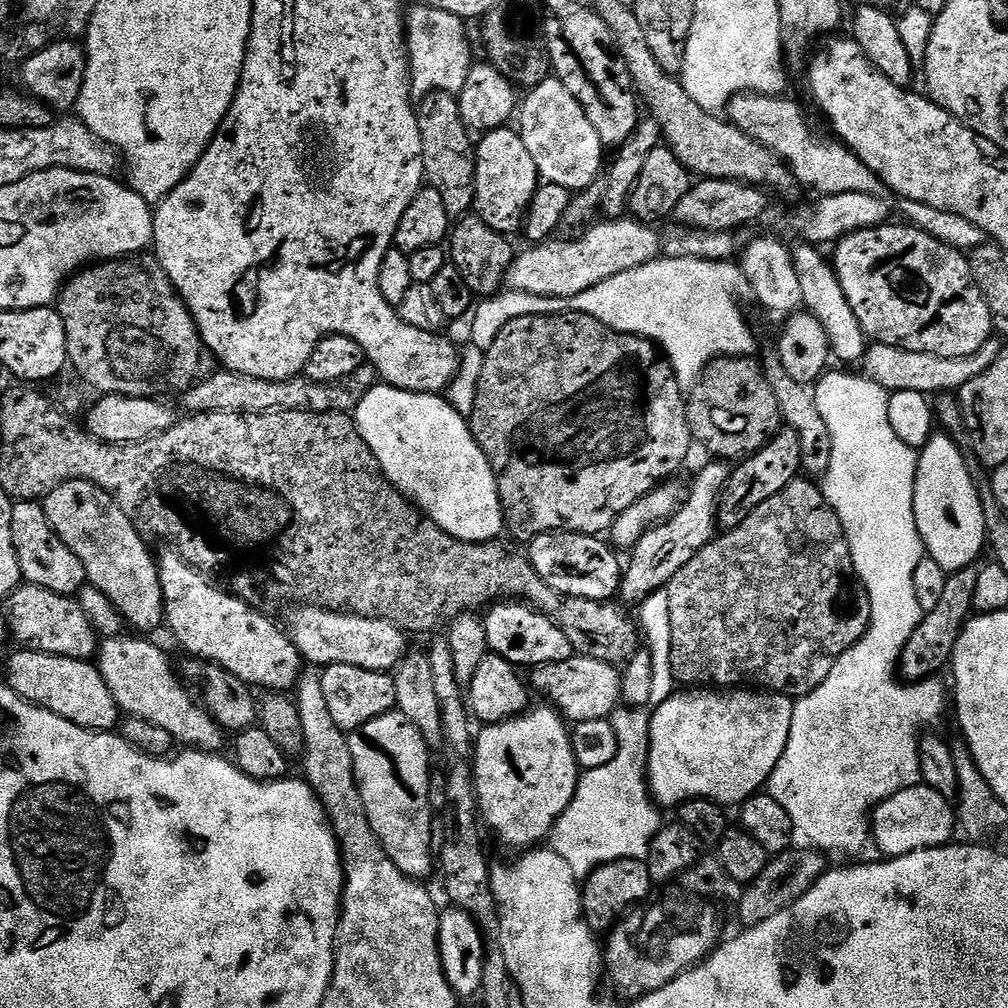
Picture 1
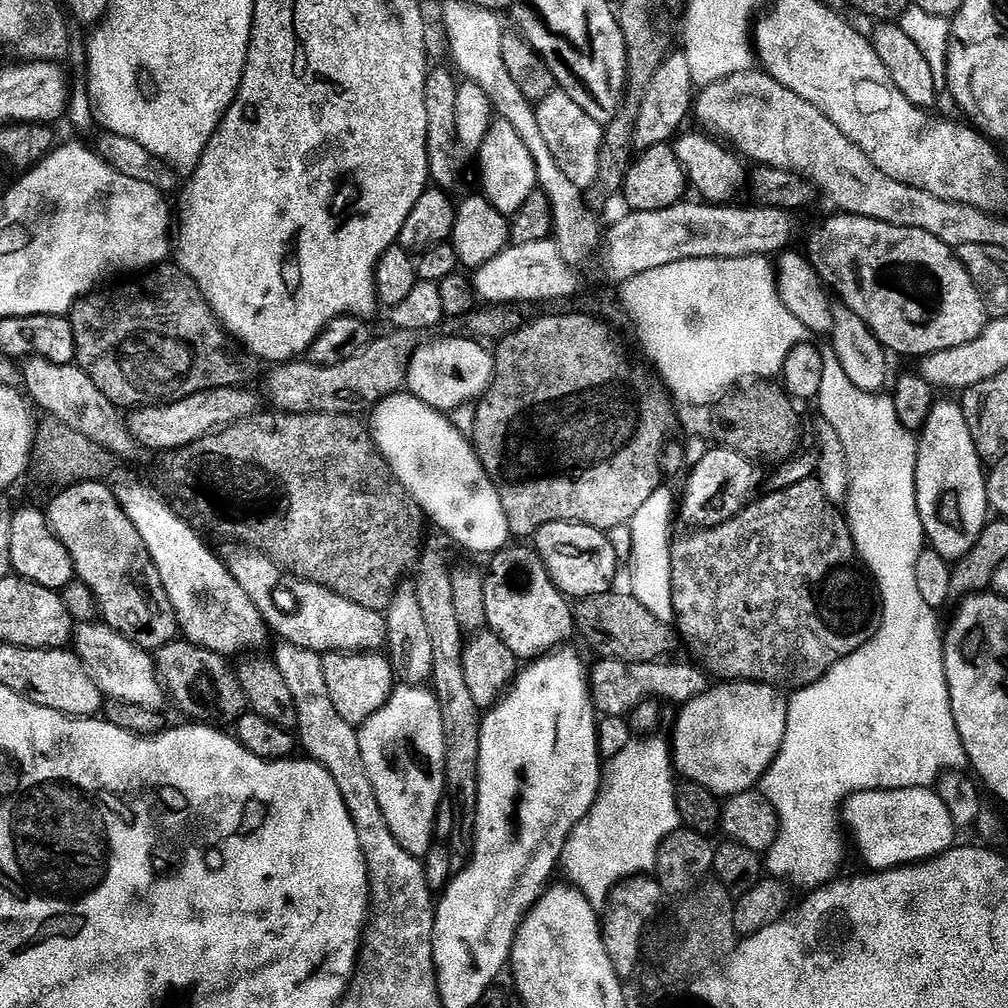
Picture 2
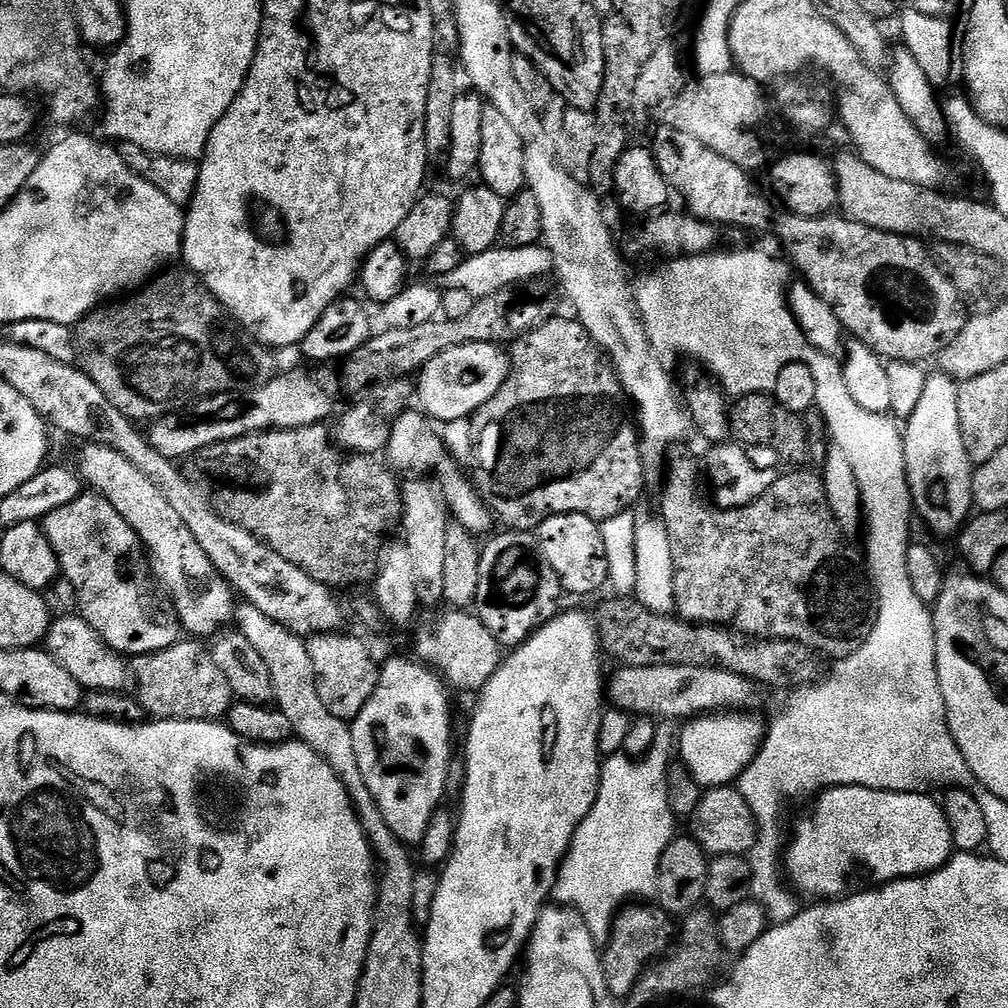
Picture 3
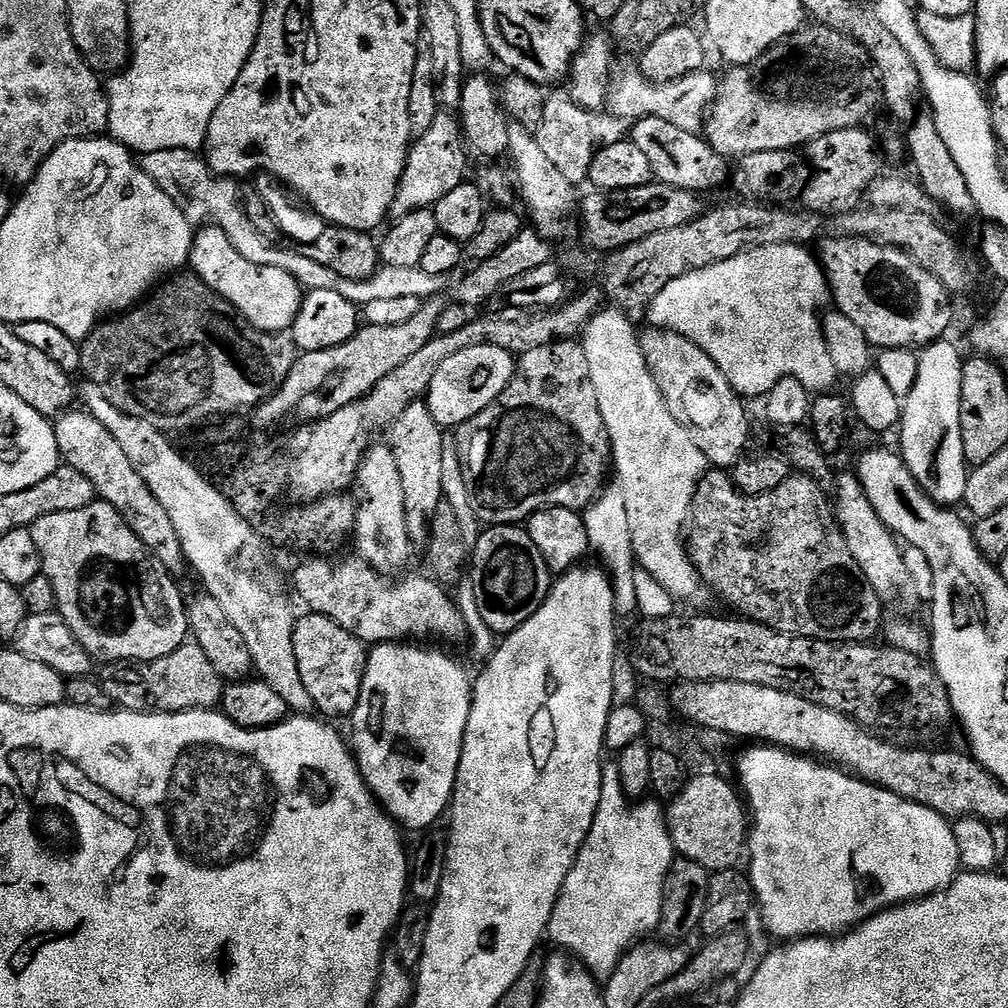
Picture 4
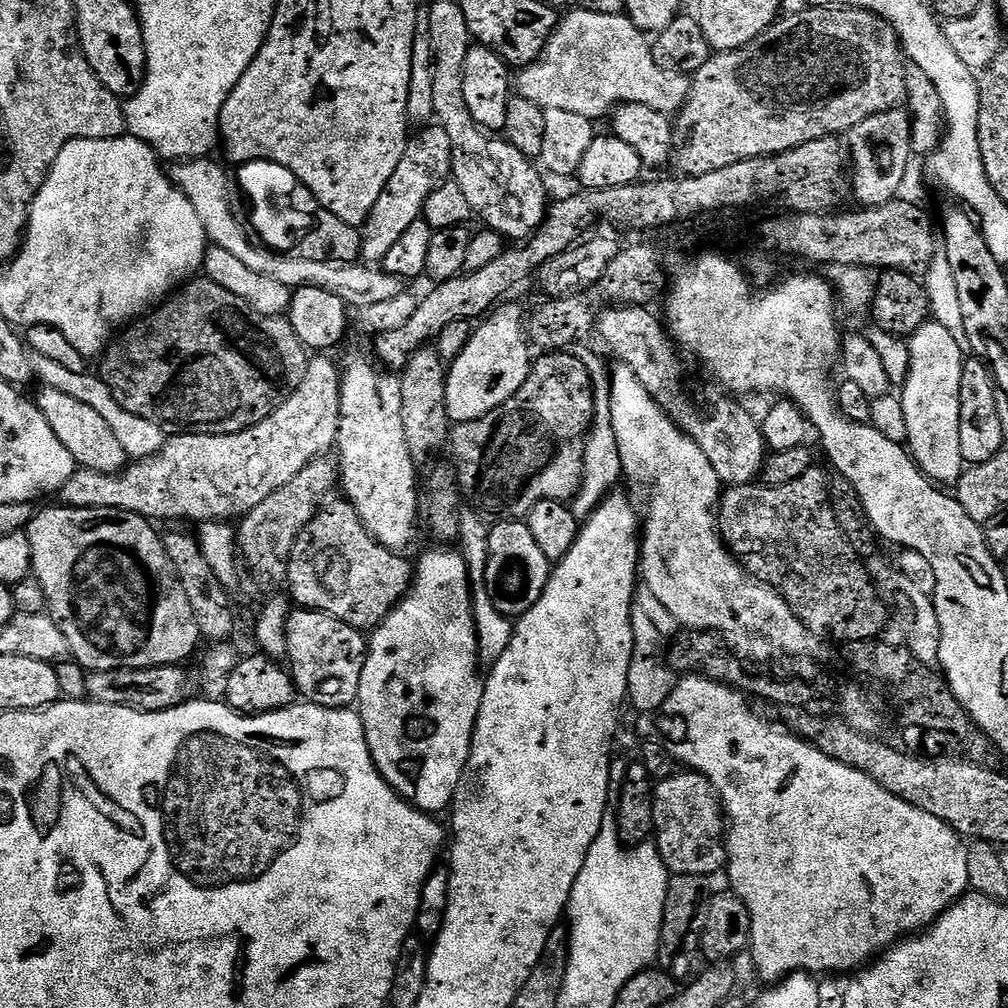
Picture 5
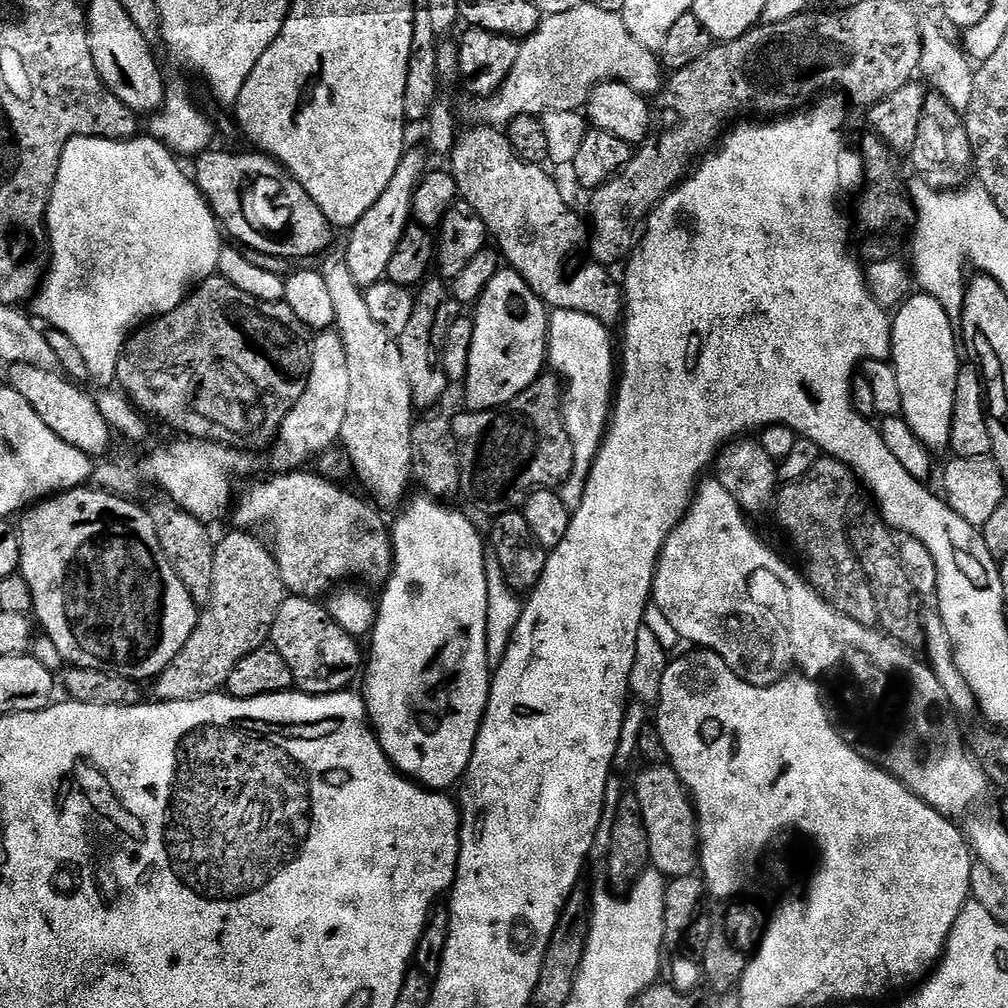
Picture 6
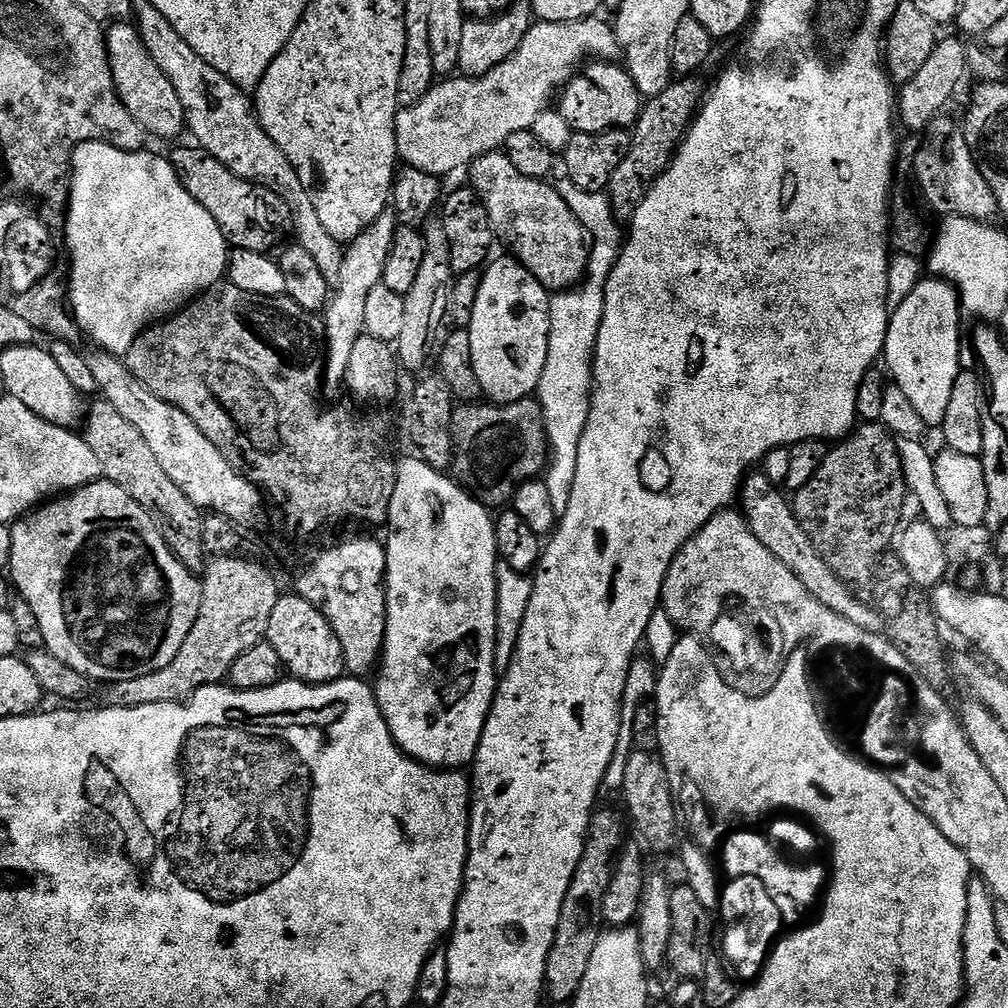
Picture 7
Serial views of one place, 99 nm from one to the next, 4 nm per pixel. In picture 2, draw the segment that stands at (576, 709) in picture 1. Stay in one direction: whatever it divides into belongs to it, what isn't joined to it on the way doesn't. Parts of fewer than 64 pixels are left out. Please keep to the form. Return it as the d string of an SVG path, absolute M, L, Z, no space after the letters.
M603 658L595 661L597 664L590 668L590 697L595 711L601 717L627 717L628 713L638 705L645 703L649 698L655 698L657 701L665 702L669 700L675 706L683 706L689 700L693 700L702 692L700 686L700 676L702 672L699 667L688 664L664 664L668 662L657 662L655 664L627 664L621 660L605 660Z

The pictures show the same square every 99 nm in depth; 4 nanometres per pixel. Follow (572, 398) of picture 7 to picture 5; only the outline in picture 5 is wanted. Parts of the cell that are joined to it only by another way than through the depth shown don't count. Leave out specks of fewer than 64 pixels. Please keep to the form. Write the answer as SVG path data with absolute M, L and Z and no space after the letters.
M596 360L587 361L588 372L592 375L592 392L596 396L596 415L592 417L592 427L584 441L584 477L580 479L580 489L570 501L572 512L578 518L587 518L595 512L604 497L613 491L616 479L621 479L624 467L618 454L618 438L614 438L614 426L610 414L610 394L612 381L609 369L603 368Z

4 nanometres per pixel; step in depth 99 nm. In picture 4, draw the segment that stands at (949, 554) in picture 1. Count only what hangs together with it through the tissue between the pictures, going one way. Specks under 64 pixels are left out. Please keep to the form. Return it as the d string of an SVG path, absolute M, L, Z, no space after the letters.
M941 338L934 344L928 345L919 353L920 365L918 366L918 378L914 382L914 390L903 397L903 412L900 415L898 433L900 432L900 445L898 451L904 458L904 465L914 474L920 489L930 499L941 506L956 506L963 501L966 494L966 482L970 465L964 447L962 446L962 426L960 425L960 407L962 406L962 369L964 360L960 352L948 341Z

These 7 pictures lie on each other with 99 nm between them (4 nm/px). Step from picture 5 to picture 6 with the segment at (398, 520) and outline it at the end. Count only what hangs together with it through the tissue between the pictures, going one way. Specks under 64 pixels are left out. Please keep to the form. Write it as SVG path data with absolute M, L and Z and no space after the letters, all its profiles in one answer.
M328 254L323 257L323 260L325 259L324 265L319 265L318 270L322 274L322 278L326 278L326 287L330 290L330 299L332 301L332 305L334 305L334 314L336 315L334 330L342 338L342 346L346 346L346 367L350 370L350 402L346 406L346 422L342 422L342 434L340 435L339 443L341 445L344 444L342 452L346 457L347 463L348 460L352 463L352 468L356 471L357 478L364 483L365 490L363 489L363 491L367 493L367 495L371 497L371 499L375 501L381 509L387 510L387 508L393 508L393 510L396 510L405 503L406 497L409 495L408 483L411 485L414 480L412 475L412 426L414 423L414 415L412 416L412 412L414 413L414 405L412 403L410 381L406 378L406 369L402 367L402 354L400 353L399 343L397 343L397 341L391 334L388 333L387 330L385 330L385 328L378 326L378 322L374 322L374 318L370 315L370 306L366 306L364 292L354 282L354 274L350 274L350 266L346 262L344 255L332 255L333 254Z

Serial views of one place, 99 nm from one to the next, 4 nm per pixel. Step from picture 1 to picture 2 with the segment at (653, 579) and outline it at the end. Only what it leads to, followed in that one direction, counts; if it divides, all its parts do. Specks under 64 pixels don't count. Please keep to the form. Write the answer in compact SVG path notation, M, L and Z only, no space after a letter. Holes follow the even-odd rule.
M709 447L702 462L690 469L688 480L678 500L678 516L689 524L689 529L717 528L740 513L753 495L752 487L760 480L760 472L749 457L729 448ZM684 493L684 496L683 496ZM749 495L749 496L748 496Z

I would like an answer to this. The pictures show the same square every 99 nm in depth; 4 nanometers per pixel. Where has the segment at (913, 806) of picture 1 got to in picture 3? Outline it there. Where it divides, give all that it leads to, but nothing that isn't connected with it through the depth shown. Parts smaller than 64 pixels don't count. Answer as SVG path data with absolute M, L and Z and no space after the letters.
M829 788L819 793L814 800L816 809L790 836L794 852L786 852L786 876L790 884L792 879L791 887L801 897L840 898L849 891L847 888L852 875L860 880L873 880L873 885L883 886L891 884L893 880L922 876L944 867L954 855L951 828L943 807L924 795L928 794L923 791L879 792L869 788Z

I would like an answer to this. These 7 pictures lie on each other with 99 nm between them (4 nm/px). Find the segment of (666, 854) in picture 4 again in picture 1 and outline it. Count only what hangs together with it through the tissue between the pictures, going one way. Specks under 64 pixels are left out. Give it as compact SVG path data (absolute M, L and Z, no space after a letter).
M617 707L610 717L617 735L617 753L612 762L581 775L570 806L552 827L550 847L566 858L578 878L589 876L600 864L614 860L644 860L650 842L662 827L661 809L648 790L649 713L644 708Z

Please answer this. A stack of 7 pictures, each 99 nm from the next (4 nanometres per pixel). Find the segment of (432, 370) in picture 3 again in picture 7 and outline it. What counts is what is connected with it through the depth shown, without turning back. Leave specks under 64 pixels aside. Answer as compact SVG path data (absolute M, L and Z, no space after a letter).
M511 254L503 255L497 260L495 257L483 269L478 286L478 298L474 298L472 321L466 329L470 334L470 354L474 358L474 374L478 374L481 393L496 406L529 399L540 385L550 342L552 301L548 289L542 286L542 282L538 282L538 278L534 278L534 274L530 274L530 270L526 270L526 266L522 266Z

